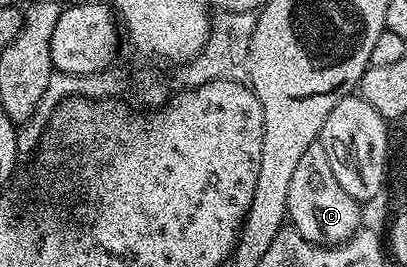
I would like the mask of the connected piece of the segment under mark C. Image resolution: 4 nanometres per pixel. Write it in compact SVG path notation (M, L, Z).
M320 141L313 142L299 159L299 165L291 176L291 188L287 192L287 208L292 229L298 230L304 238L318 246L339 246L362 225L362 203L343 192L343 184L335 180L331 160L327 160L327 152L321 147Z

